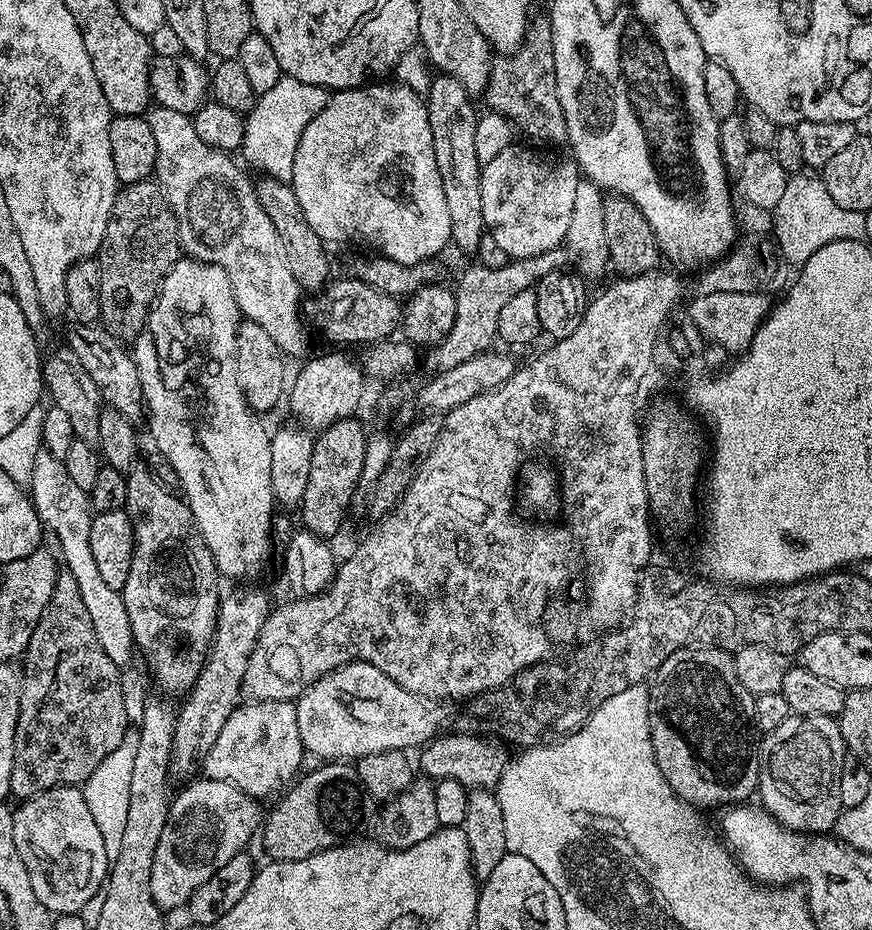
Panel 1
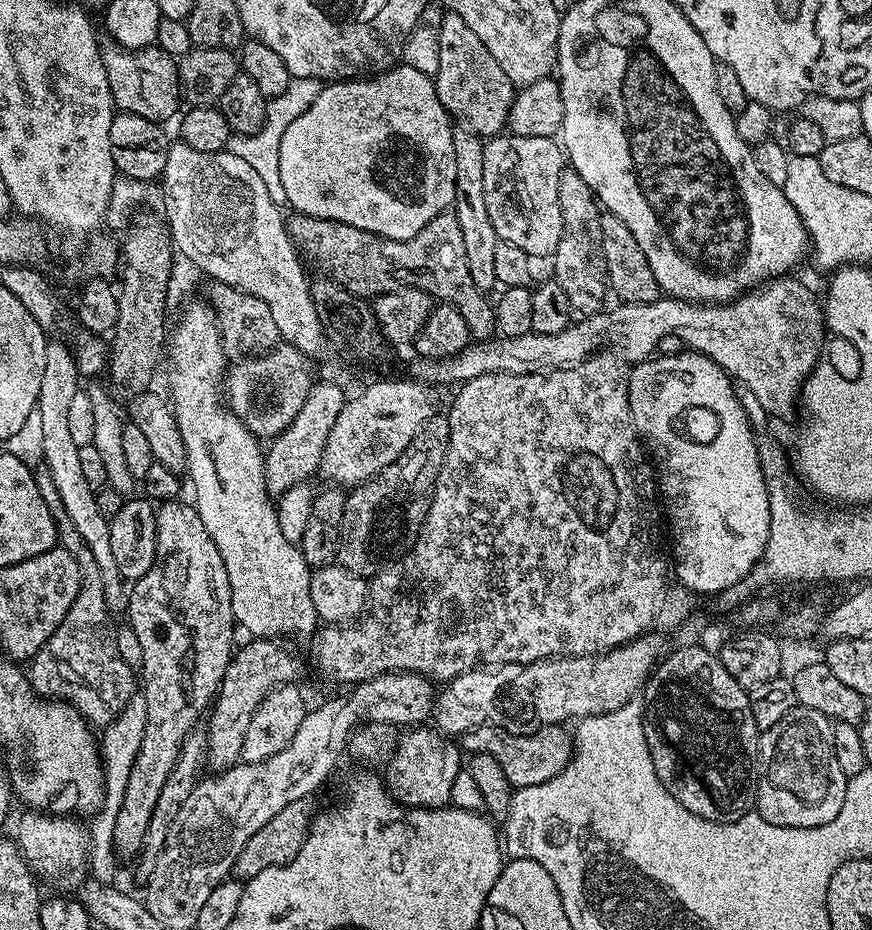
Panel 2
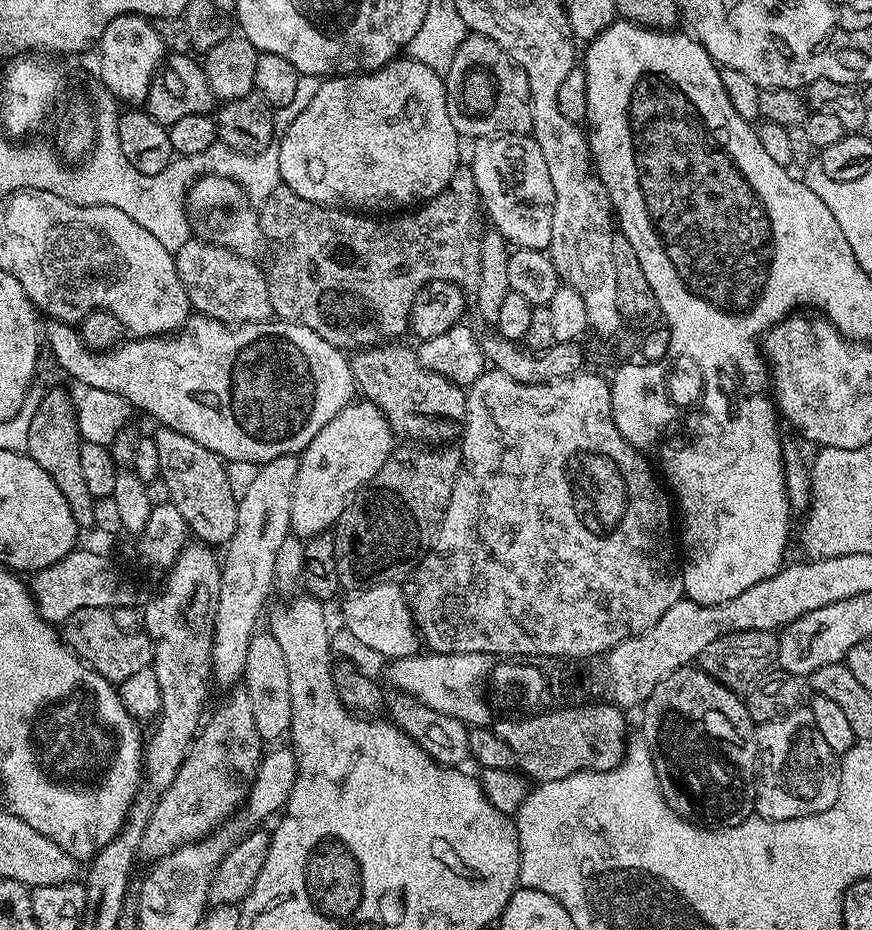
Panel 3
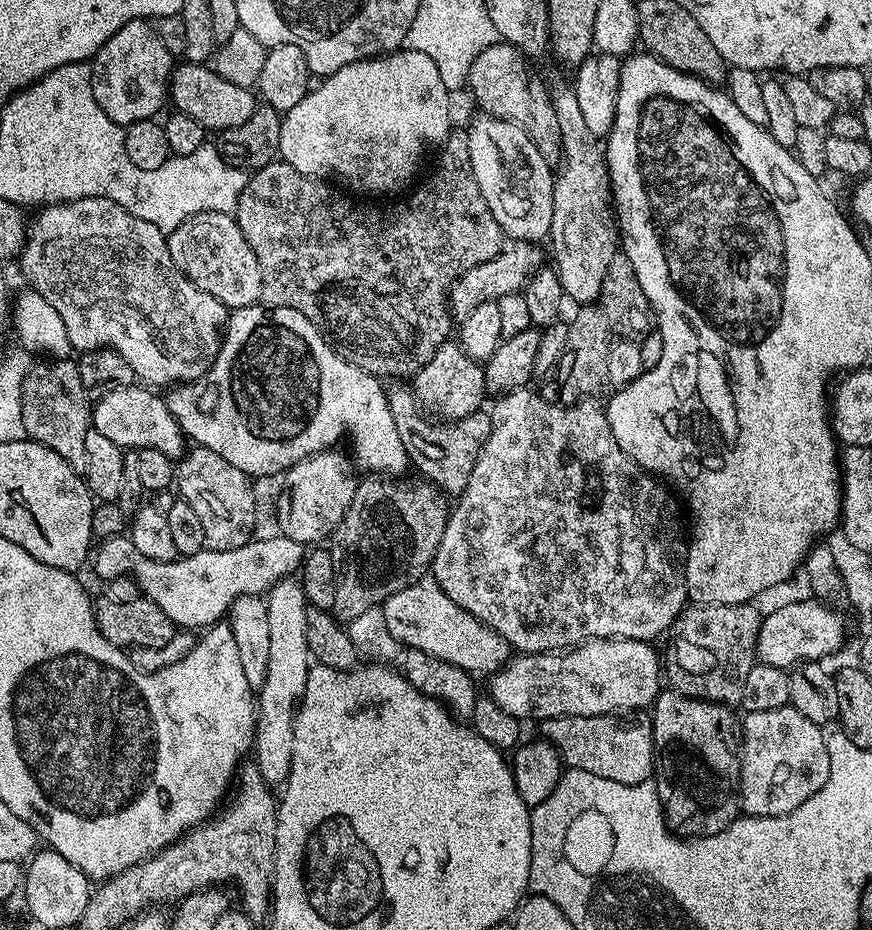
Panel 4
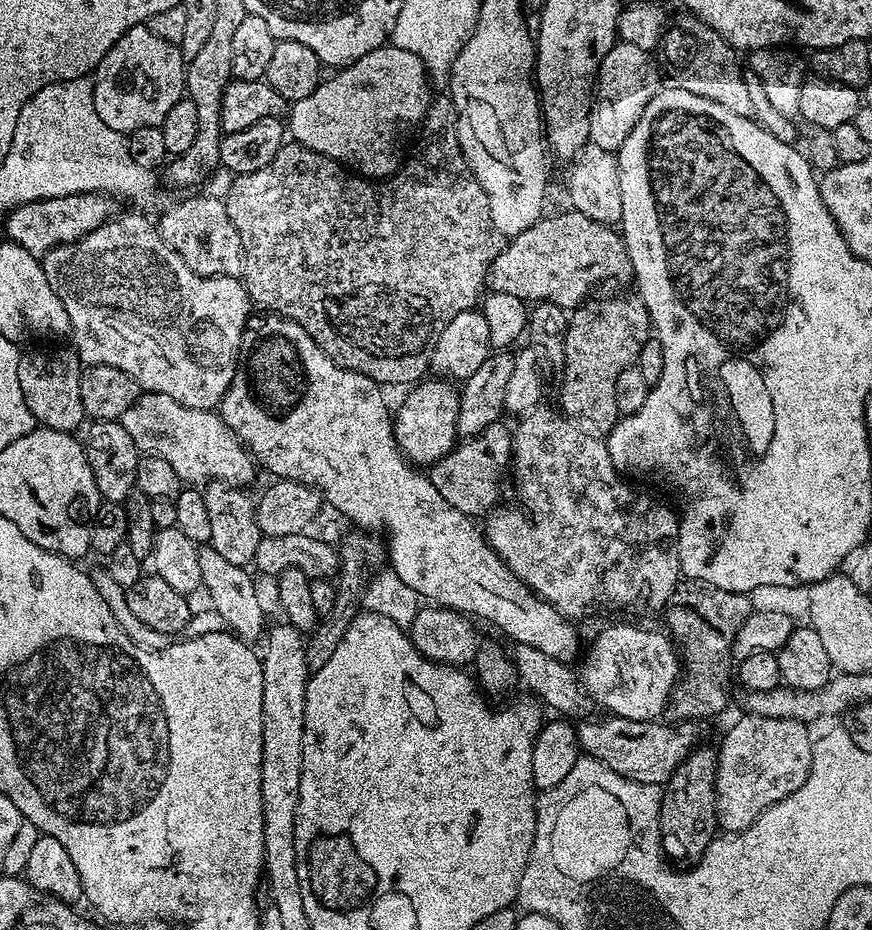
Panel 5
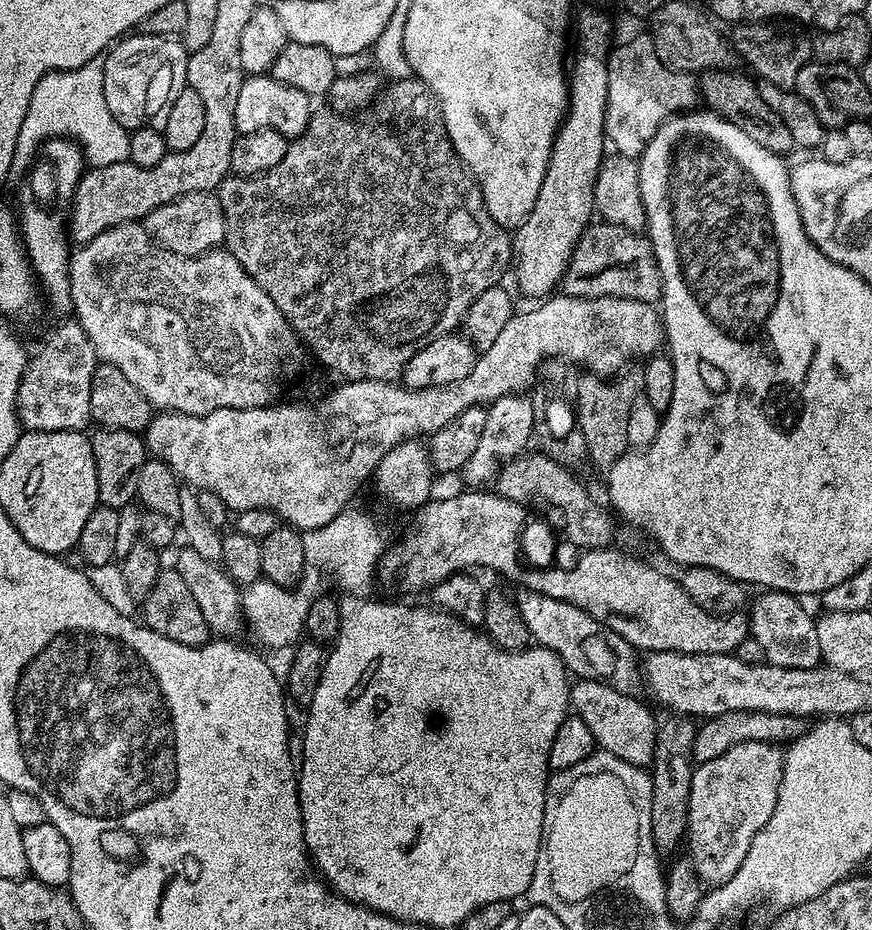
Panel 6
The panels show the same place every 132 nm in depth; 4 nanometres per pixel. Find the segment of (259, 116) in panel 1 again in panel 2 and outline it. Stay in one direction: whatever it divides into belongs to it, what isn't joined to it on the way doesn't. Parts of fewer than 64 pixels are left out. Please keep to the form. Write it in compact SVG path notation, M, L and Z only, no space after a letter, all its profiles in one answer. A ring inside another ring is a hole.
M292 77L292 81L272 100L268 101L268 118L253 136L232 135L228 139L227 151L238 154L238 158L246 158L250 166L258 173L258 178L266 182L266 190L270 190L270 198L278 206L288 204L286 189L282 187L282 174L278 170L278 158L280 157L280 147L282 146L282 134L286 134L286 126L298 118L298 114L306 114L310 106L314 106L314 98L318 98L322 87L322 81L318 78L298 78Z

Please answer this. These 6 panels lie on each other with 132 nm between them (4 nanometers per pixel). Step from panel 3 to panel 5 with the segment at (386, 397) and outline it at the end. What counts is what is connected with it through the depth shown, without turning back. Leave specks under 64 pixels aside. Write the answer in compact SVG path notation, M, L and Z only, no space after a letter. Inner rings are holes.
M496 421L482 434L467 437L457 443L452 451L431 465L428 477L450 506L473 518L485 517L497 507L496 477L511 465L513 439L511 429L507 428L503 421Z

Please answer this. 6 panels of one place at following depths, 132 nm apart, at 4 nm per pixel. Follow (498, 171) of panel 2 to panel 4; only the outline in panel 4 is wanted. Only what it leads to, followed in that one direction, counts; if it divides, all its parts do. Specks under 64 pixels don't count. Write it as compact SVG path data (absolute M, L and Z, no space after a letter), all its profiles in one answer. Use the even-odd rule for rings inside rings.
M480 118L466 128L470 142L470 166L478 178L478 190L490 206L505 237L512 242L540 242L551 233L553 169L542 158L538 146L516 124L508 120Z

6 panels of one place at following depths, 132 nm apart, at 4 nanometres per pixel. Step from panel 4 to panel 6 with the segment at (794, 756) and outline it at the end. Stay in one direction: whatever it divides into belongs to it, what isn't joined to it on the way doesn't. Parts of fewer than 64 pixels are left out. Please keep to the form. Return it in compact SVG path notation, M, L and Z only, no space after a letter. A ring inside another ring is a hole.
M742 742L738 746L730 746L726 754L710 758L710 762L695 765L688 800L686 856L692 861L698 878L705 885L725 884L730 878L734 878L738 866L742 866L742 858L746 858L746 850L750 850L754 834L758 834L758 830L762 830L762 826L770 822L770 814L774 814L783 769L784 752L781 745L766 742Z

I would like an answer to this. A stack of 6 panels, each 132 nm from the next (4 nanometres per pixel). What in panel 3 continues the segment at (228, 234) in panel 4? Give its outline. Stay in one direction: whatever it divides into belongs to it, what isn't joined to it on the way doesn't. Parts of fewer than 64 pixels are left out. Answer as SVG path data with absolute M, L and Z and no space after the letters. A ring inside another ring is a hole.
M190 238L182 250L174 254L178 278L182 278L188 291L189 305L199 315L221 320L224 324L253 324L272 316L268 278L255 259L240 256L207 240Z

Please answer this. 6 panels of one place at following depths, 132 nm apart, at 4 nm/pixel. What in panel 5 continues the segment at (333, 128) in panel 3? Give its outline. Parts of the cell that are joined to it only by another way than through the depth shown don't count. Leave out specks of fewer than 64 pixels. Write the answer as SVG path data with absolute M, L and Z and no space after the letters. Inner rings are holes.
M391 46L376 48L370 54L366 54L362 58L358 58L353 64L341 67L337 76L321 79L320 84L314 90L314 94L306 94L306 98L295 101L291 105L290 111L286 116L286 128L290 133L291 139L297 144L306 146L310 150L314 150L318 154L330 157L335 160L337 164L343 164L345 168L365 177L371 178L377 182L383 181L385 178L391 177L393 173L401 167L402 155L400 156L400 135L403 134L407 128L412 128L421 123L424 117L428 115L428 105L430 98L428 96L428 88L430 89L430 77L428 71L424 68L422 58L418 58L418 54L410 54L410 50L398 50Z

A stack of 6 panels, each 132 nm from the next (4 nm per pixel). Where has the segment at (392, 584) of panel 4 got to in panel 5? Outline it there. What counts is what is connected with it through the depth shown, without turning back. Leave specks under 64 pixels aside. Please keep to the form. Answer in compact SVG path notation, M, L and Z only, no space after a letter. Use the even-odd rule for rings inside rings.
M352 530L352 533L338 544L339 573L334 610L330 610L330 614L317 623L316 629L310 633L306 640L304 653L306 654L306 662L312 672L322 670L322 666L326 666L330 654L334 654L334 650L338 650L338 642L342 642L350 622L358 615L358 605L362 600L362 589L366 584L364 571L367 570L368 564L381 563L380 565L383 565L385 563L386 548L381 537L379 540L376 536L379 535L369 534L364 530Z

